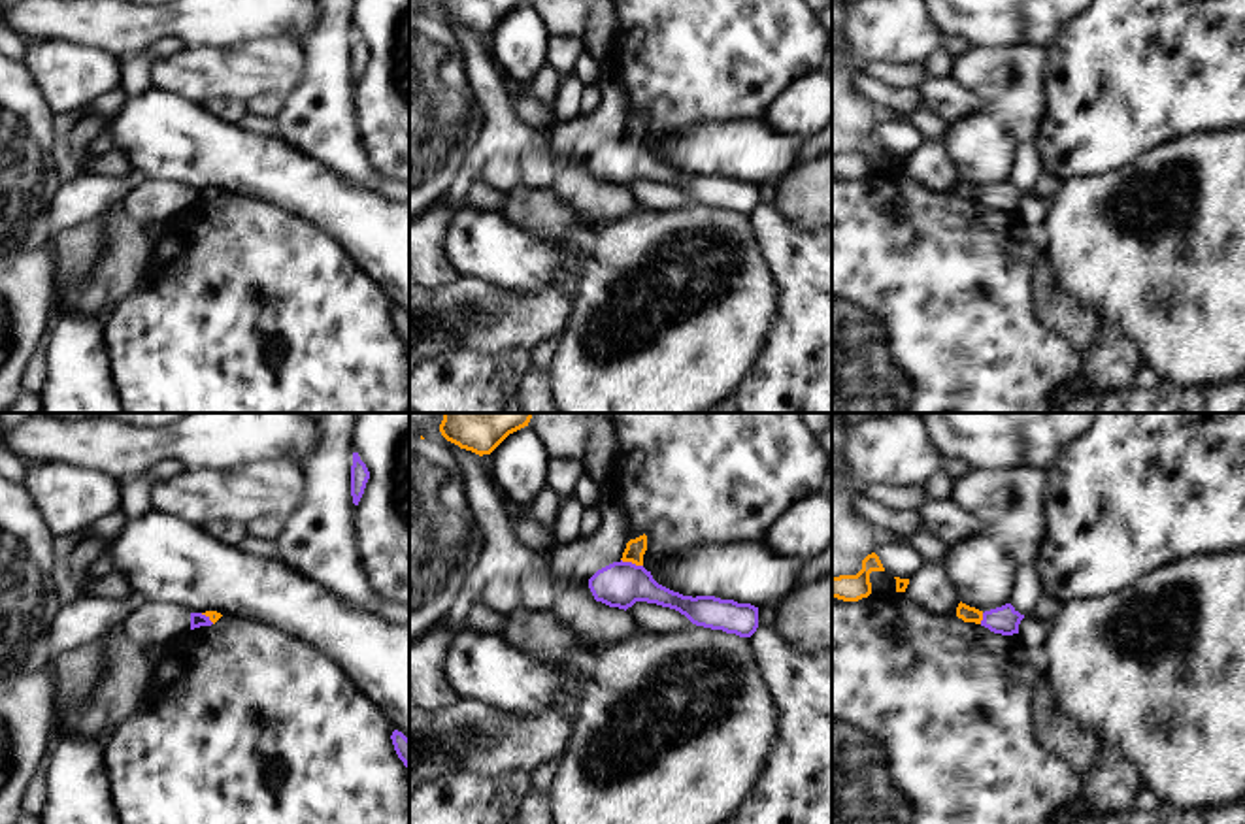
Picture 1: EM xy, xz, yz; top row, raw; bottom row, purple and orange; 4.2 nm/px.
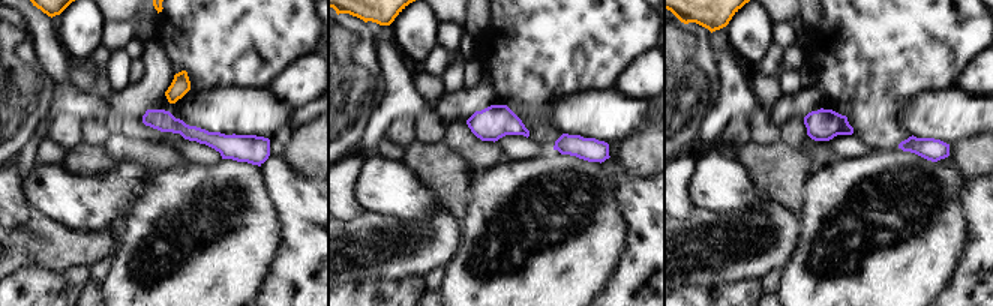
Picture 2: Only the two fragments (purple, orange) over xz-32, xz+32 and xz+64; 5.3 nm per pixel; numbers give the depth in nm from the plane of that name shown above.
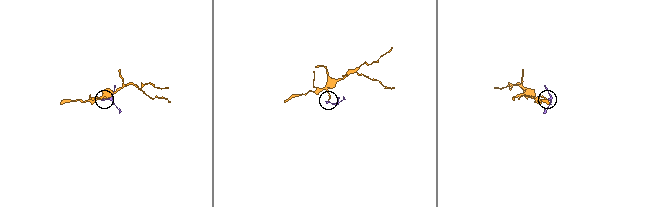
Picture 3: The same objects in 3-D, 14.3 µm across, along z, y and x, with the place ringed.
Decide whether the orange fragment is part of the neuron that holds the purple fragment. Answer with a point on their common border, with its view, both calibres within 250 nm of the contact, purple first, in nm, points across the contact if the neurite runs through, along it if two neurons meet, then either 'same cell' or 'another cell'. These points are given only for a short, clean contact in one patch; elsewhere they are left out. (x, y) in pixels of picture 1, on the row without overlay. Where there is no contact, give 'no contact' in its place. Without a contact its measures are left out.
contact xz (632, 142); calibres 190 and 90 nm; way xz (621, 161), (632, 142), (634, 129); same cell

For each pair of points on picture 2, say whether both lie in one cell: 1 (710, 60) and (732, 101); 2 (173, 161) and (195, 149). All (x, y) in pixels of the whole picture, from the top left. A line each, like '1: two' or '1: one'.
1: two
2: two

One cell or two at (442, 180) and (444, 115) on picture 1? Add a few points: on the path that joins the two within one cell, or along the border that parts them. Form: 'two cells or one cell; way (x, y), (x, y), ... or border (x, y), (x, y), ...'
one cell; way (442, 164), (442, 131)

